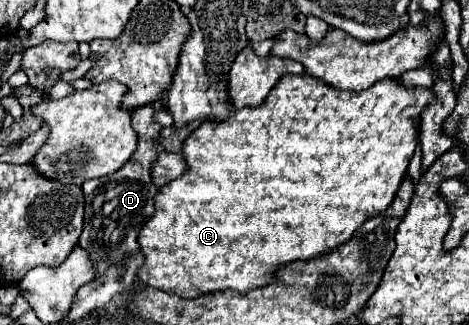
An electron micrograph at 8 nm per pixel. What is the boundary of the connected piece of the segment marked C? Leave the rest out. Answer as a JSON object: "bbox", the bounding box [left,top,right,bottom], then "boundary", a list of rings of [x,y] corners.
{"bbox":[138,75,434,299],"boundary":[[[286,75],[274,85],[274,89],[268,93],[262,105],[258,107],[244,107],[234,113],[234,117],[226,121],[204,121],[196,131],[192,131],[182,149],[182,157],[186,161],[186,171],[182,177],[170,181],[170,185],[164,185],[158,189],[154,215],[142,225],[138,233],[140,251],[144,255],[144,263],[138,269],[138,281],[142,285],[162,289],[168,293],[176,293],[186,299],[194,299],[206,293],[216,293],[224,289],[234,289],[240,293],[258,289],[262,285],[268,285],[274,281],[278,267],[288,265],[292,261],[304,261],[318,257],[322,253],[328,253],[342,245],[342,241],[348,241],[352,233],[374,213],[386,211],[386,207],[392,203],[398,185],[404,179],[404,173],[408,169],[408,163],[414,155],[416,143],[418,143],[418,117],[422,109],[434,99],[432,89],[406,89],[396,79],[382,79],[376,81],[370,89],[364,91],[338,91],[320,79],[314,79],[310,75]]]}

